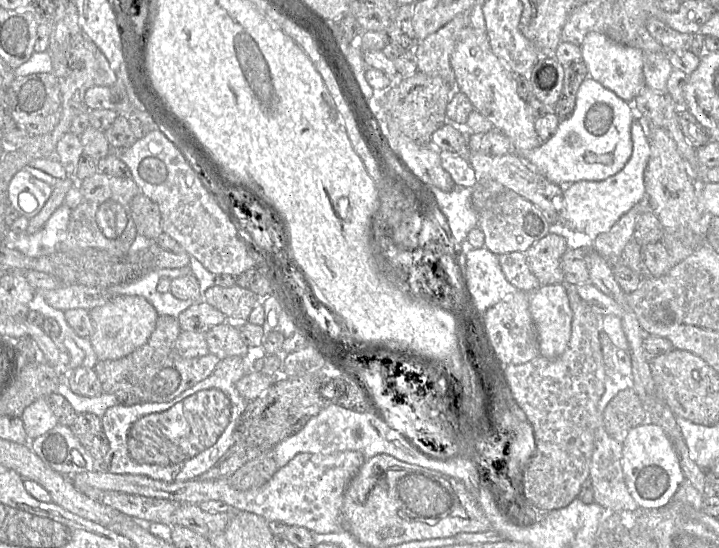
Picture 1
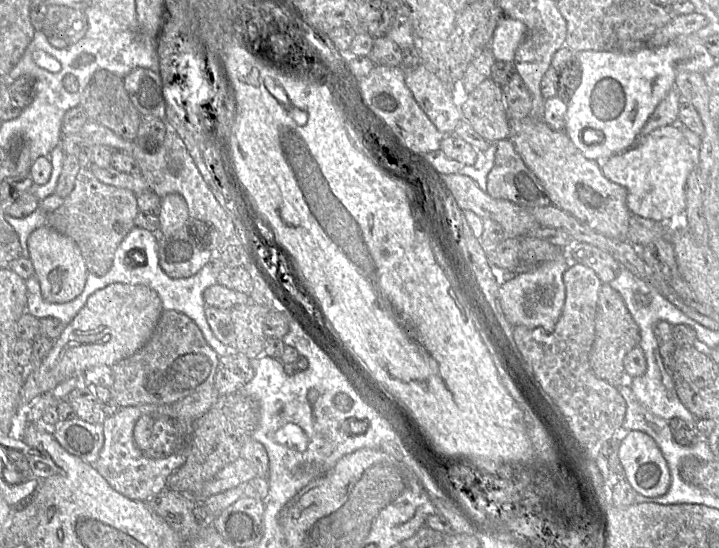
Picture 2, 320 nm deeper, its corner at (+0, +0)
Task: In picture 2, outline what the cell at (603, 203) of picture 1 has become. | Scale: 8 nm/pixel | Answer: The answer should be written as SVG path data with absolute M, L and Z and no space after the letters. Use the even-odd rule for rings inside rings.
M668 125L638 138L629 149L602 161L601 171L608 180L626 188L626 203L632 216L666 223L670 230L674 230L677 218L686 208L685 185L690 172L697 168L697 151L687 142L679 126Z

